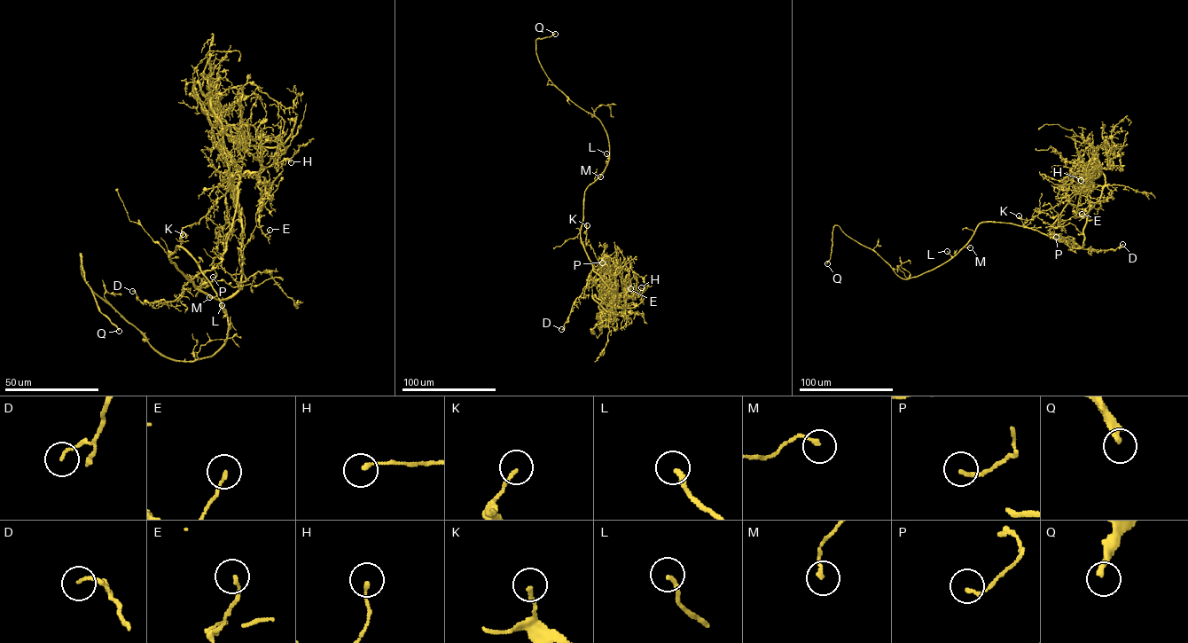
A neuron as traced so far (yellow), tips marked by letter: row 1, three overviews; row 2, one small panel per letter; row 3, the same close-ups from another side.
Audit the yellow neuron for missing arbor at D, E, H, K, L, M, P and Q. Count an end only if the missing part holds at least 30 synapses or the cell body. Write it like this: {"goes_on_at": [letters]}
{"goes_on_at": ["L", "Q"]}

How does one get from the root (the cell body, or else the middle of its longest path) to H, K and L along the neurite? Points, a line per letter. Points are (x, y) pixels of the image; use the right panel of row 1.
H: (1027, 228), (1070, 247), (1081, 247), (1087, 214), (1099, 198), (1103, 187), (1088, 186), (1088, 178), (1081, 180)
K: (1027, 228), (1081, 248), (1087, 214), (1103, 187), (1089, 184), (1081, 166), (1066, 200), (1031, 219), (1019, 215)
L: (1027, 228), (982, 222), (955, 255), (952, 256), (947, 251)

